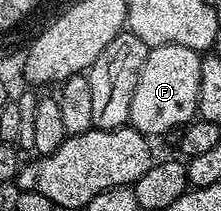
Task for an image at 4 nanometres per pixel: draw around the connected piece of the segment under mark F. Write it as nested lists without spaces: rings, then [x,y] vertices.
[[[157,46],[150,49],[145,58],[145,66],[141,66],[141,74],[137,78],[137,90],[133,90],[133,106],[129,106],[130,127],[136,128],[148,138],[163,138],[167,131],[174,128],[182,129],[196,119],[199,111],[200,86],[200,53],[189,50],[189,46]]]

